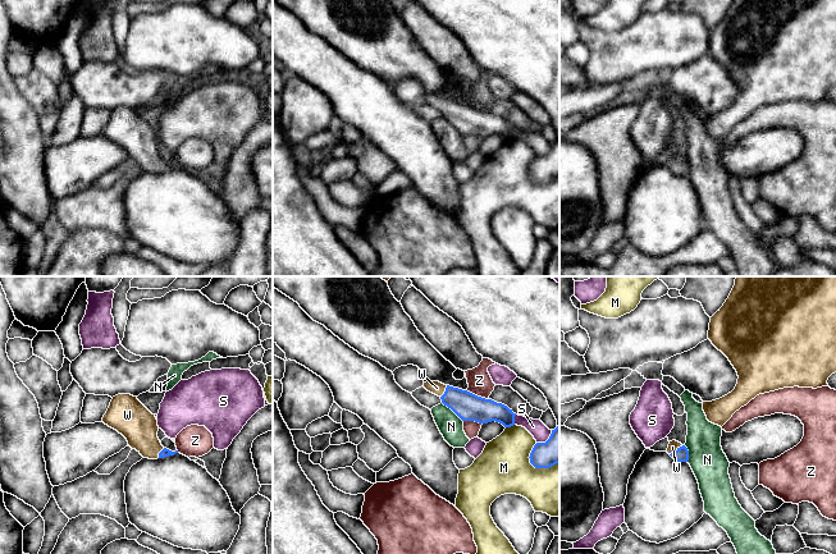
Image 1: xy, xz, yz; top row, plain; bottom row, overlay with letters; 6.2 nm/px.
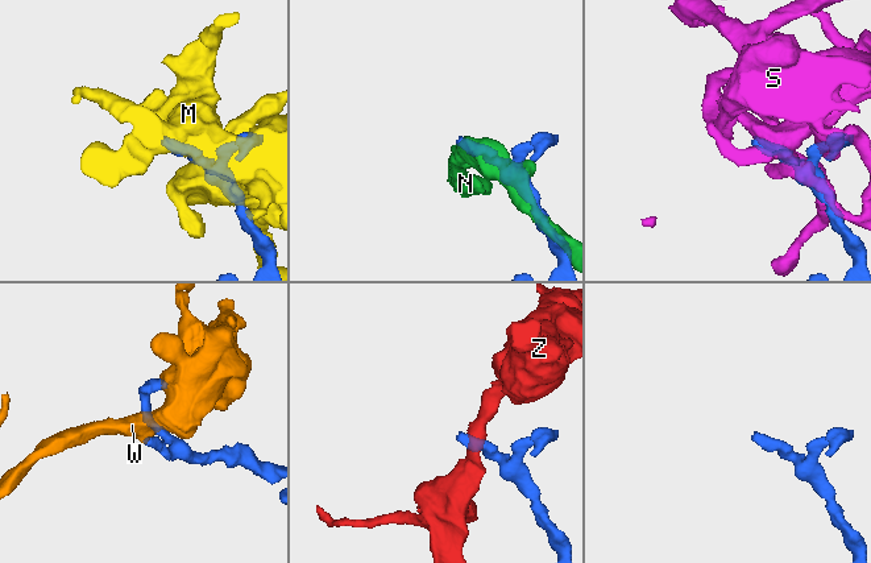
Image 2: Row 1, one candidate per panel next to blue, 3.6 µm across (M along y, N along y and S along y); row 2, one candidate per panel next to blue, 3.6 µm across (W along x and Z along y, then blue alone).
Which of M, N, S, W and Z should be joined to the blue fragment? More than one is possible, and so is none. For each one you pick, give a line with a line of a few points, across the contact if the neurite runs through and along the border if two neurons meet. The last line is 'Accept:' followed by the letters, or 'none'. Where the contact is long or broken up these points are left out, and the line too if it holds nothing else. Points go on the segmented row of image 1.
W: line yz (681, 454), (677, 449), (672, 447)
Accept: W

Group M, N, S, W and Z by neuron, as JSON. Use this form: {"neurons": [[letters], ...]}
{"neurons": [["M"], ["N"], ["S"], ["W"], ["Z"]]}

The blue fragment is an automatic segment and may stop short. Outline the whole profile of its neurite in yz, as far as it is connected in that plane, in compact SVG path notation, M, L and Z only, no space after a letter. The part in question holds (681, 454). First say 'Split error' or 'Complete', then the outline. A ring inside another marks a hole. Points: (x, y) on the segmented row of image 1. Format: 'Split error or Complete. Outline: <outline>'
Split error. Outline: M676 440L670 441L667 453L677 462L687 462L689 461L687 448Z

